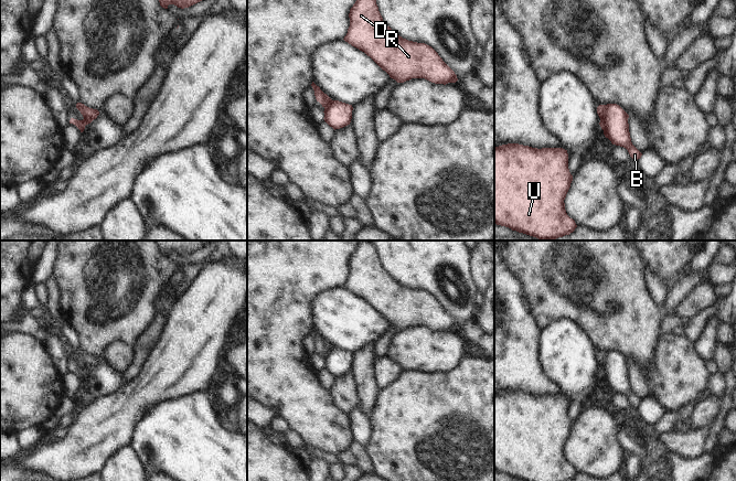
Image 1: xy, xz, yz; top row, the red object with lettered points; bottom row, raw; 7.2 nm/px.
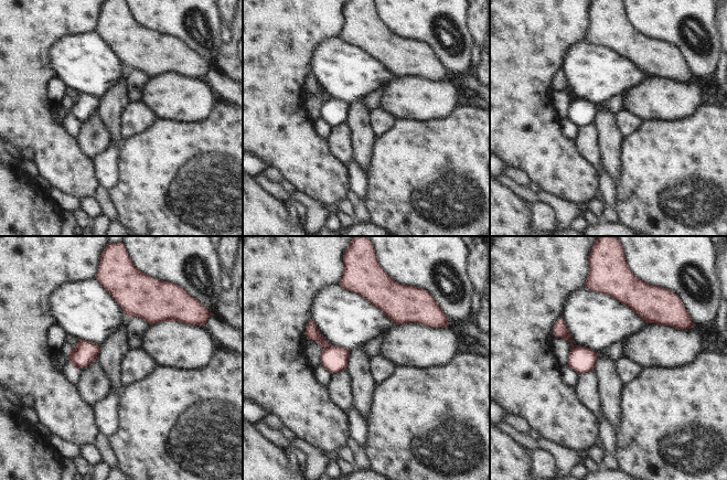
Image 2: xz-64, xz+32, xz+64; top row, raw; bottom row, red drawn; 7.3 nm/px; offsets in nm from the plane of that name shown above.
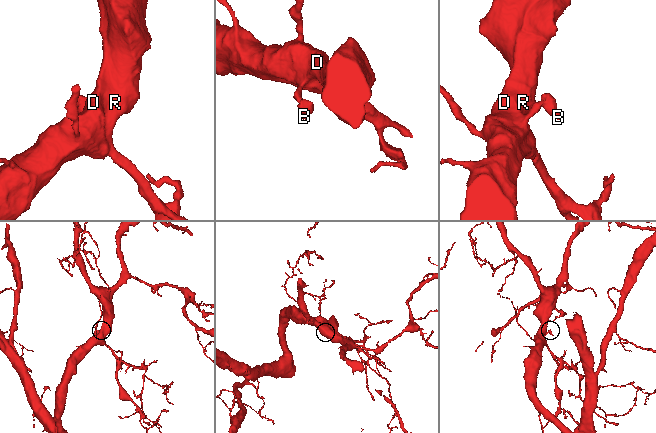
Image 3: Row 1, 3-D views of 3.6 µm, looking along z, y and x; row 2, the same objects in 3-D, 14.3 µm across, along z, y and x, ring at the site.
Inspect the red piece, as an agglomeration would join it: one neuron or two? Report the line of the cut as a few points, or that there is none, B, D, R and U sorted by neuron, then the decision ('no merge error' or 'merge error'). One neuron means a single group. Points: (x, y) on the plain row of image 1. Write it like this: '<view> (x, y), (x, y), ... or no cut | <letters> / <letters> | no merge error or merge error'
xz (331, 346), (324, 355) | B / D R U | merge error

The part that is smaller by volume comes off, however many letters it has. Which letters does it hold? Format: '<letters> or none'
B

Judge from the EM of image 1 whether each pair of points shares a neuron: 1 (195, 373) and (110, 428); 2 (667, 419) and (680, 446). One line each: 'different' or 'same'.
1: same
2: different

